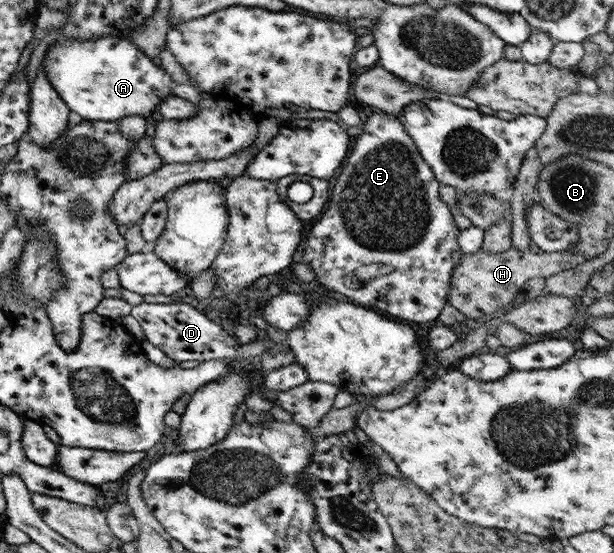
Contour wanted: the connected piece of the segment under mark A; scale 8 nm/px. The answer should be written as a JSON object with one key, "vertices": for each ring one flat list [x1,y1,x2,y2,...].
{"vertices":[[57,38,44,53,42,71,61,101,85,120,115,121,130,115,146,119,166,95,173,94,169,75,125,38]]}

